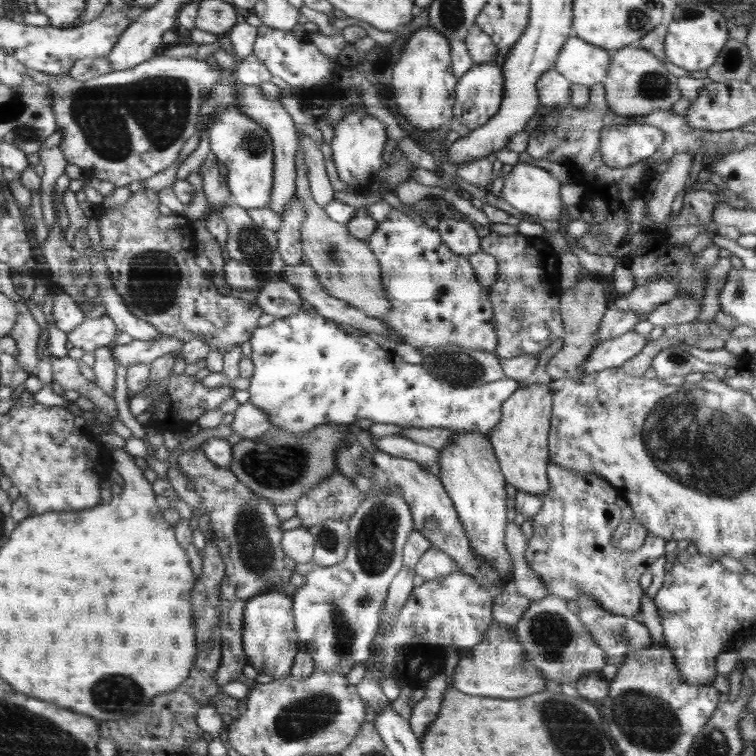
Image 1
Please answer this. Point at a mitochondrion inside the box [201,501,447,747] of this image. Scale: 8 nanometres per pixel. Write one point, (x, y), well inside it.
(303, 718)

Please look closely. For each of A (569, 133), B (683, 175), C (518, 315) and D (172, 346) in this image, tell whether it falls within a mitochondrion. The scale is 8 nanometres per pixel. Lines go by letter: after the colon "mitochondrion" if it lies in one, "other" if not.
A: mitochondrion
B: other
C: mitochondrion
D: other

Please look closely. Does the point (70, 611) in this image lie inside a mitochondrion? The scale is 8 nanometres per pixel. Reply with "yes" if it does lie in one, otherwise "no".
no

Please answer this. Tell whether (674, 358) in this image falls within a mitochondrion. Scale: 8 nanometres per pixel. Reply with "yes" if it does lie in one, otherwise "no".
yes

